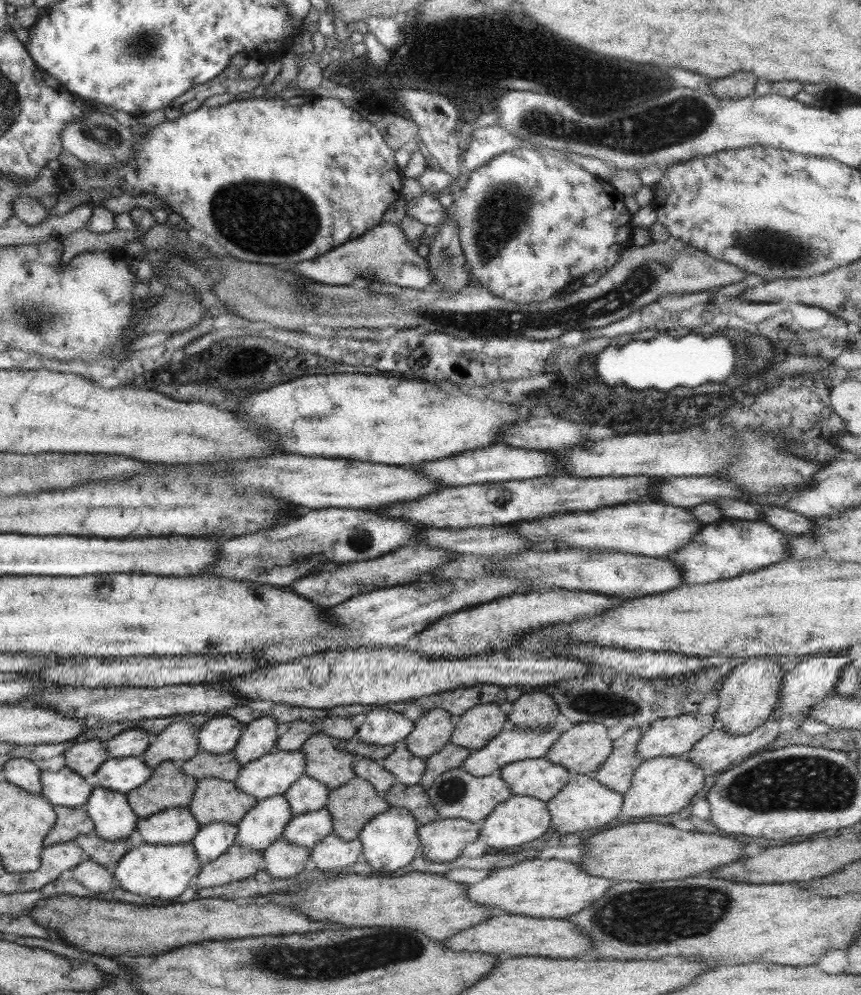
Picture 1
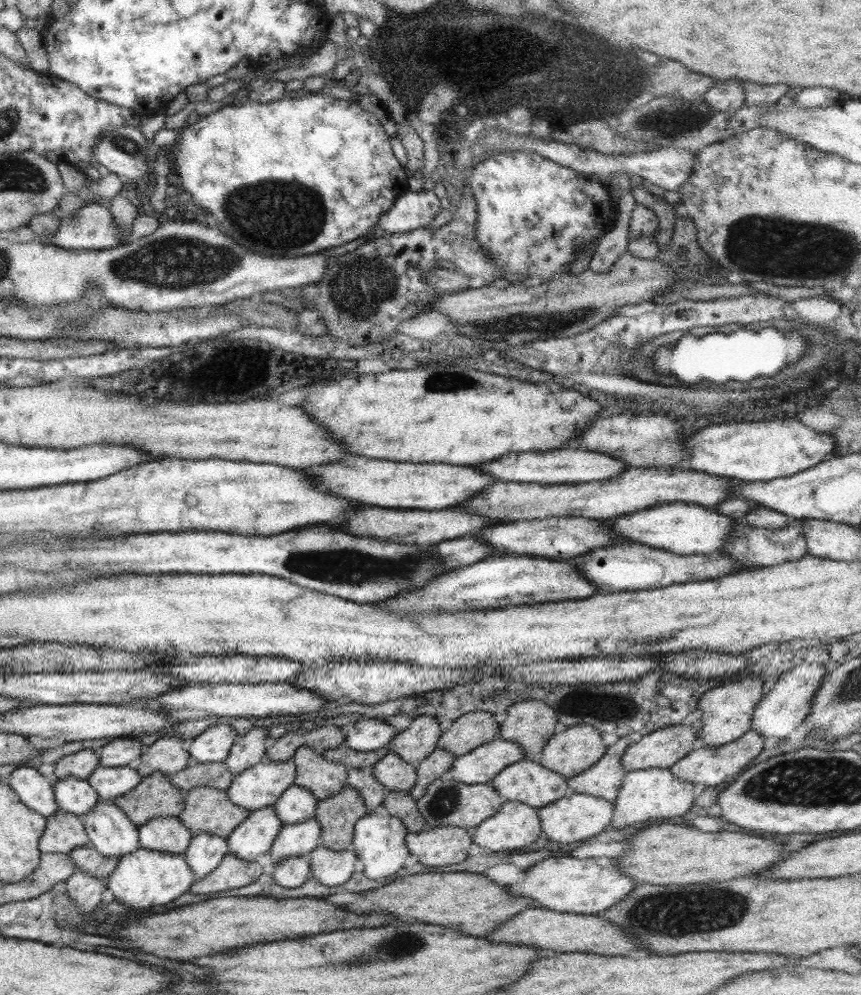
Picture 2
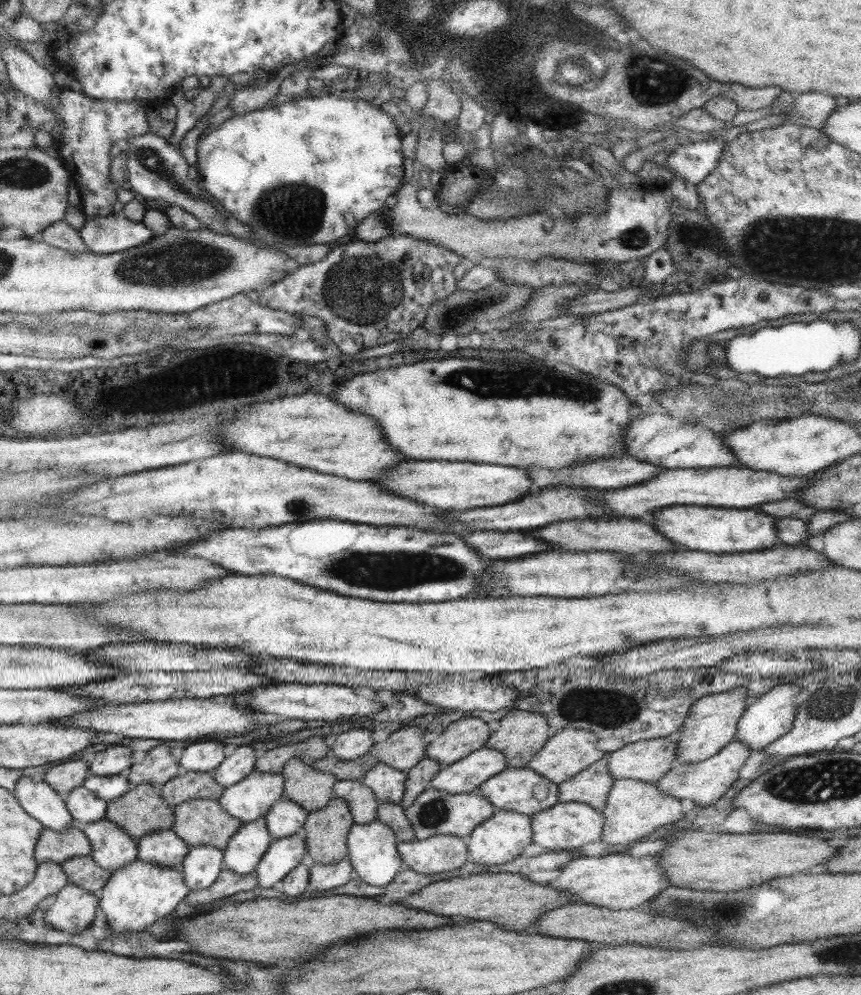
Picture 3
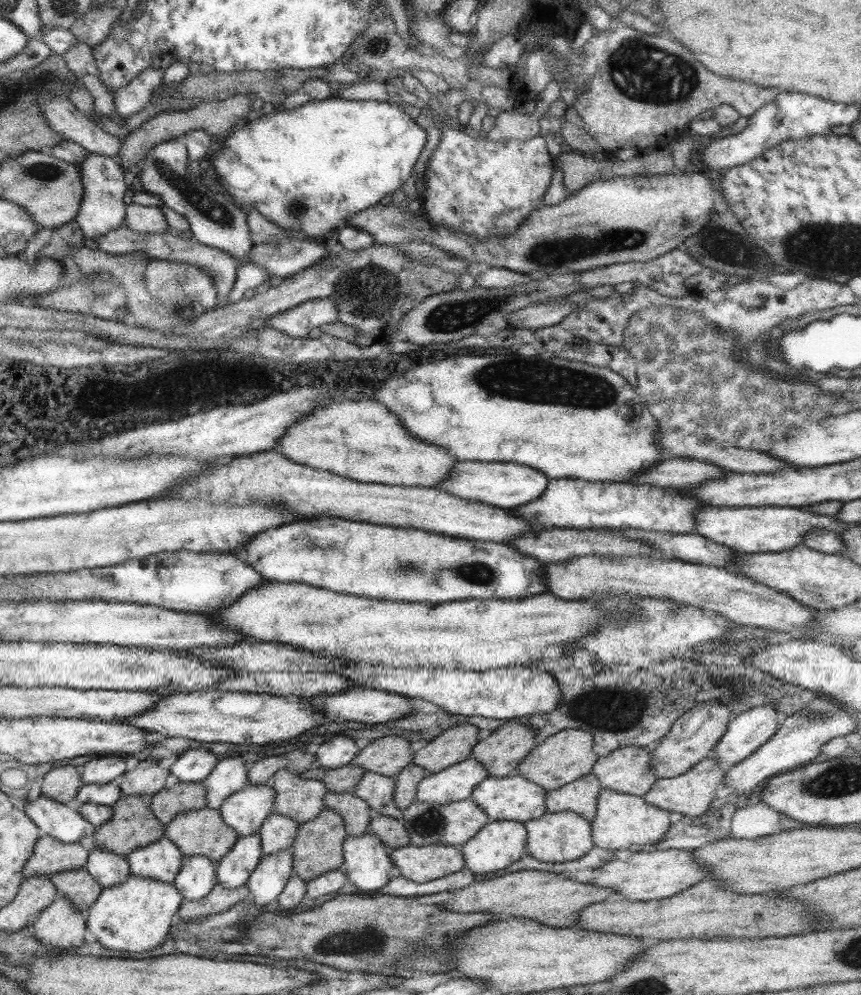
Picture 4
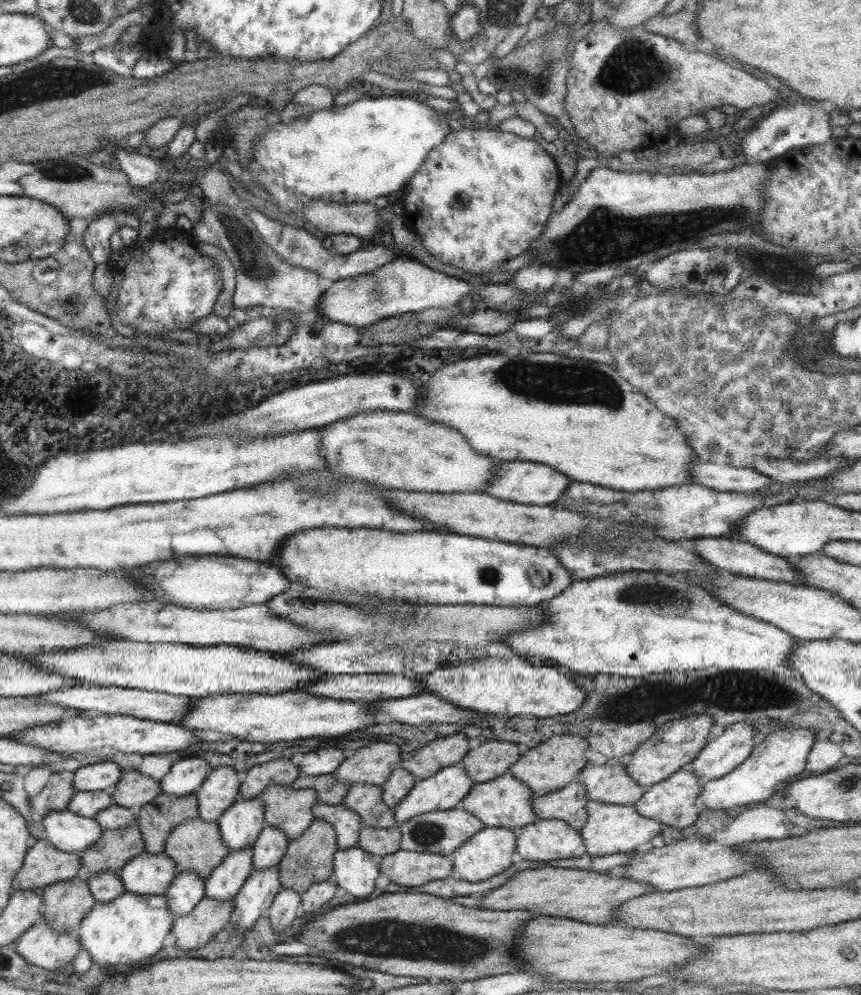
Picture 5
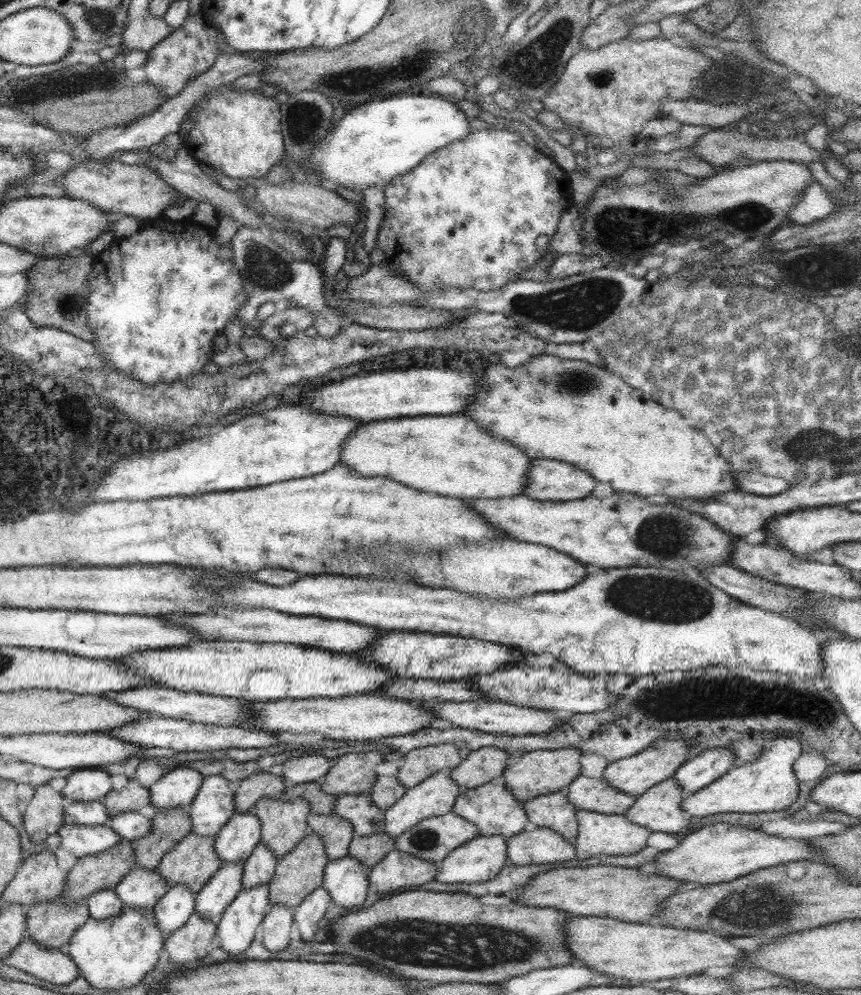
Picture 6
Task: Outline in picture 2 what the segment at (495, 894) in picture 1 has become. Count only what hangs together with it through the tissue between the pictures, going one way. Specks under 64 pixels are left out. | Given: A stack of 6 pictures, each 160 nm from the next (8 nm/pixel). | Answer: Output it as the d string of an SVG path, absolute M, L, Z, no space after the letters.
M569 854L548 857L525 869L525 879L506 885L510 894L525 896L540 908L570 914L597 914L613 907L637 886L633 878L621 873L614 858L574 858Z

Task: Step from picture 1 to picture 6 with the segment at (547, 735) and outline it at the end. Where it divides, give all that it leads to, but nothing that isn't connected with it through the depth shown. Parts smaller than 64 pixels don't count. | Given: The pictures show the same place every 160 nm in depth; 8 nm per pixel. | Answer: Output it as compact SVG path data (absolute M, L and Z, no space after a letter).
M444 772L432 774L418 785L405 789L405 793L383 812L385 816L384 832L396 838L422 819L452 813L455 800L462 791L462 788L454 784L454 780L450 776L446 776Z

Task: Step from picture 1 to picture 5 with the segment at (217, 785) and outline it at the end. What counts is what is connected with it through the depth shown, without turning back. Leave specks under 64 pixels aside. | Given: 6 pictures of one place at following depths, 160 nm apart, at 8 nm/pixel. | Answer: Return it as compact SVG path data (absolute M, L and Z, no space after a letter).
M198 816L174 827L165 842L166 853L175 862L178 872L194 871L198 877L208 879L210 873L231 850L224 844L219 826Z

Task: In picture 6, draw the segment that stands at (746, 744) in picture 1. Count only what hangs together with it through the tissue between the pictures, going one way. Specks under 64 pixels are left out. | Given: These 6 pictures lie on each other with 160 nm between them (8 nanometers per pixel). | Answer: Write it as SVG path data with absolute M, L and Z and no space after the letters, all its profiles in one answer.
M670 777L635 797L634 804L623 815L651 832L676 834L690 824L691 814L682 806L685 797L678 781Z

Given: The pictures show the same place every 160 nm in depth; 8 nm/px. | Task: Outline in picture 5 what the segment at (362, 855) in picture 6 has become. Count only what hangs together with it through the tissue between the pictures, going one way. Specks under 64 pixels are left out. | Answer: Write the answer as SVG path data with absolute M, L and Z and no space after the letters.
M363 825L356 846L369 852L375 859L400 850L401 830L398 826L376 828Z

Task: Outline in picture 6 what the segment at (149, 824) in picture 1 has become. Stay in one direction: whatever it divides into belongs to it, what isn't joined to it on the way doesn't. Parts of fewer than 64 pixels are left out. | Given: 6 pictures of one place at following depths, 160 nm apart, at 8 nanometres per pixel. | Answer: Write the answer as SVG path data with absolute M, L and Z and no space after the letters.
M134 866L113 891L125 906L140 910L152 909L169 887L157 870Z

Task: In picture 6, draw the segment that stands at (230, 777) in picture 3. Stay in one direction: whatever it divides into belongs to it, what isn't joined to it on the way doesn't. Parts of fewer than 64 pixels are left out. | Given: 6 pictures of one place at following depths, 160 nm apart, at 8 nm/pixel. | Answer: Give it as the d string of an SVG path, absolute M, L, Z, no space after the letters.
M221 775L205 776L194 800L187 811L191 818L192 833L203 837L214 837L236 812L233 791L228 787L229 781Z

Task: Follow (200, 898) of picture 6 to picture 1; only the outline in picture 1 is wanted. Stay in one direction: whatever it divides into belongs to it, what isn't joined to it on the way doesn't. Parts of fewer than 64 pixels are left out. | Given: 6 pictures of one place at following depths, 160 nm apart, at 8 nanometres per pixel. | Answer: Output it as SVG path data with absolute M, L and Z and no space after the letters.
M276 795L264 800L259 800L237 824L238 834L236 842L247 849L262 852L274 841L283 836L284 829L293 817L290 805L284 795Z

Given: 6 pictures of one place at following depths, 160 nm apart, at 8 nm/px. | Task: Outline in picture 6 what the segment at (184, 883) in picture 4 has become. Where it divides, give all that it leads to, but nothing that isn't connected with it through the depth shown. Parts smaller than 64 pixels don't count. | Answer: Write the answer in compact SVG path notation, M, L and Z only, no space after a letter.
M173 884L152 910L163 935L168 936L187 923L195 911L195 894L184 885Z

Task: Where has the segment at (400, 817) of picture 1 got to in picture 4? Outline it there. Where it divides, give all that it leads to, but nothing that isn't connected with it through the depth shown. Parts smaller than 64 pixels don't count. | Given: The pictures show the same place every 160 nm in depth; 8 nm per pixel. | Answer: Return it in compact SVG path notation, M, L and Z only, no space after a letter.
M369 831L358 836L347 836L343 842L343 865L340 870L346 873L349 881L360 890L378 890L388 882L388 872L394 868L387 853L386 845Z

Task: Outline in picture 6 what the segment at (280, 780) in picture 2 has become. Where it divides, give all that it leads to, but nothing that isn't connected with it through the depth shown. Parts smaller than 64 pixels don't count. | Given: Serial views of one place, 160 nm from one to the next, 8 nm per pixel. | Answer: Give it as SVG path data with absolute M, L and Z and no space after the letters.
M235 812L214 837L214 850L223 865L244 864L261 841L261 824L253 812Z

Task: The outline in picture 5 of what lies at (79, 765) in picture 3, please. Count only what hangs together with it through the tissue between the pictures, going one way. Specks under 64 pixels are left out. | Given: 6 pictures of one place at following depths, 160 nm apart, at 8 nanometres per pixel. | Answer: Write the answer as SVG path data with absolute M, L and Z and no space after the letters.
M51 773L49 781L37 796L29 798L31 807L43 818L53 810L66 810L74 795L73 784L60 775Z

